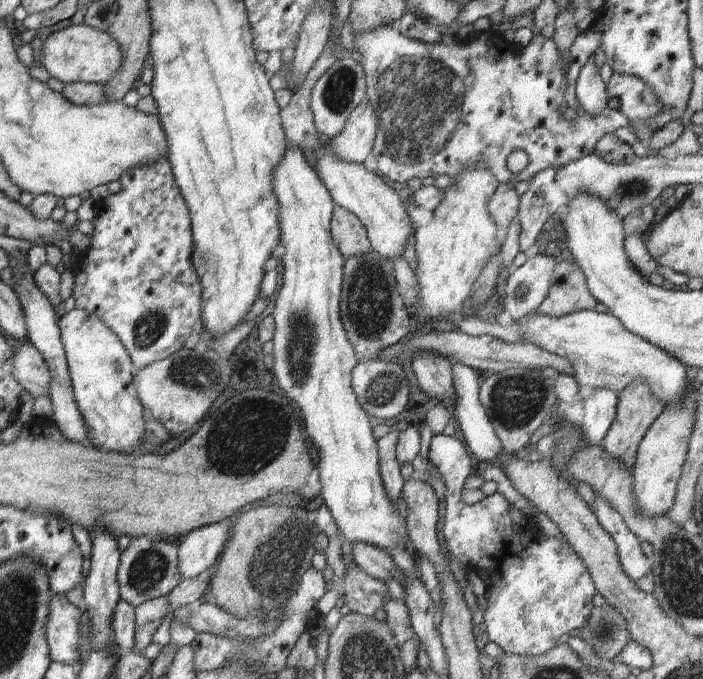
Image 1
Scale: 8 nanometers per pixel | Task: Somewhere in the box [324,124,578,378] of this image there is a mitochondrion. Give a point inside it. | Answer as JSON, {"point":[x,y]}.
{"point":[369,308]}

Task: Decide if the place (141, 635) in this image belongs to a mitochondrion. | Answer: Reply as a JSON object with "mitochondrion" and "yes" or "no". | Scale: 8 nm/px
{"mitochondrion":"no"}

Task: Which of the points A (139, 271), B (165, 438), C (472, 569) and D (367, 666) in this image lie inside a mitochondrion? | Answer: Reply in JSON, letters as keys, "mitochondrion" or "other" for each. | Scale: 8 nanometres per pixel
{"A":"other","B":"other","C":"other","D":"mitochondrion"}

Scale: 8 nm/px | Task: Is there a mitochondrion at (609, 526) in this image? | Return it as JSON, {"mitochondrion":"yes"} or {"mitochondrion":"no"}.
{"mitochondrion":"no"}

